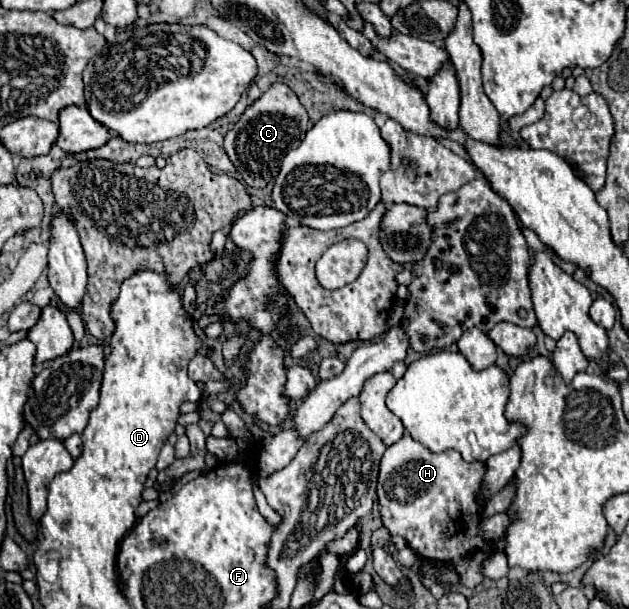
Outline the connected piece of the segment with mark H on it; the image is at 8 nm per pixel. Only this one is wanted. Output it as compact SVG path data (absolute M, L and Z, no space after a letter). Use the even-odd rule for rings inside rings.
M404 433L404 437L398 443L386 449L382 463L380 463L380 477L378 477L376 493L378 493L380 517L382 517L384 527L392 535L402 535L420 557L432 559L436 563L452 565L460 575L460 583L466 587L476 587L484 579L480 575L482 561L492 555L492 545L488 545L484 539L476 535L478 521L482 517L482 505L478 501L478 491L480 491L484 471L486 471L484 463L480 461L466 463L462 461L460 453L456 453L454 449L432 453L424 449L418 441L414 441L408 433Z

